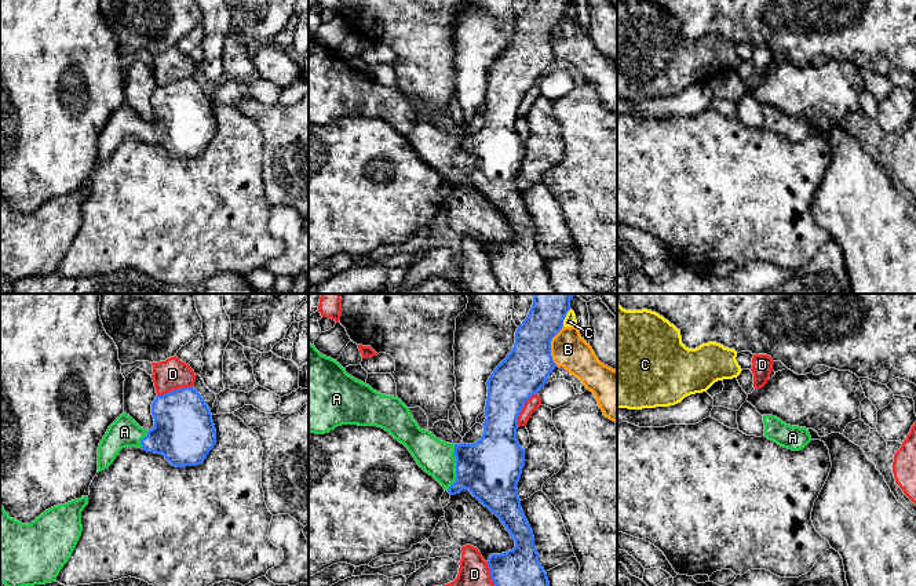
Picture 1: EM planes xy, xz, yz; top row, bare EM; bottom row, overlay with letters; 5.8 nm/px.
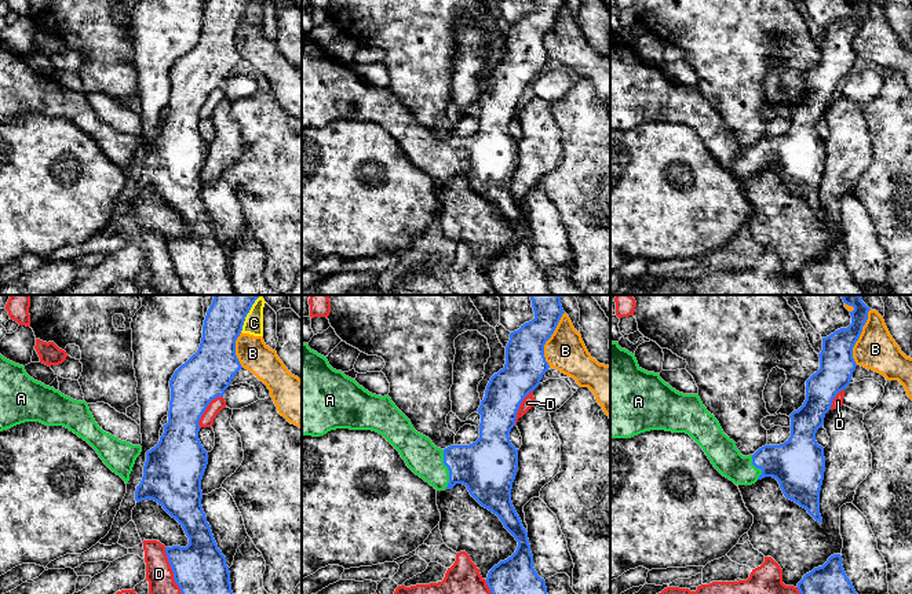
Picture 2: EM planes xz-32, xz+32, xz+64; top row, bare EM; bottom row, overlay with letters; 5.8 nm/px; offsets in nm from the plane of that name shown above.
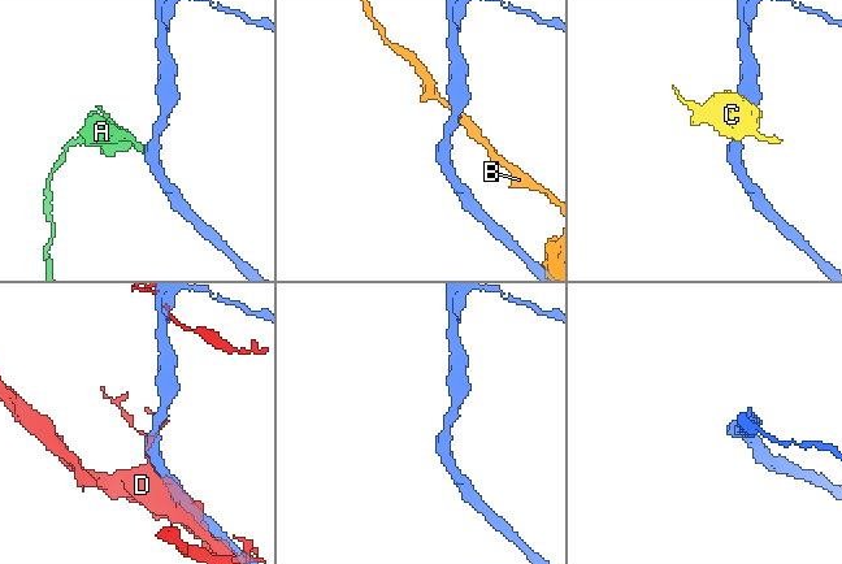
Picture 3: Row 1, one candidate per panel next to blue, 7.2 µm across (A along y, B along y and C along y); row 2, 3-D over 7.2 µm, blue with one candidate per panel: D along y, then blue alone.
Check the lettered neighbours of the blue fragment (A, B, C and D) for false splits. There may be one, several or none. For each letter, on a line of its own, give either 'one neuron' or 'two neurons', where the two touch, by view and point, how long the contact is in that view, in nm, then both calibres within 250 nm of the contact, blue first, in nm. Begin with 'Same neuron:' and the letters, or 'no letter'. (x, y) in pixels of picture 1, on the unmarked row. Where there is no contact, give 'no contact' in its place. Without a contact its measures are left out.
Same neuron: A
A: one neuron; meets blue in xz at (456, 159); contact 280 nm long; 360 nm thick on the blue side, 200 nm on the other
B: two neurons; meets blue in xz at (550, 37); contact 240 nm long; 280 nm thick on the blue side, 200 nm on the other
C: two neurons; meets blue in xz at (565, 7); contact 120 nm long; 220 nm thick on the blue side, 70 nm on the other
D: two neurons; meets blue in xz at (521, 101); contact 240 nm long; 280 nm thick on the blue side, 80 nm on the other

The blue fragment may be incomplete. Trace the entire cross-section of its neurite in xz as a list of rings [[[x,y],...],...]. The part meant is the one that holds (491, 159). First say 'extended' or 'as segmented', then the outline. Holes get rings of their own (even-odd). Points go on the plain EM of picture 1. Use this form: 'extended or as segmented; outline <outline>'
extended; outline [[[530,0],[528,8],[517,19],[515,34],[507,48],[495,59],[489,68],[488,90],[485,97],[486,110],[483,125],[474,135],[449,135],[437,130],[431,123],[419,119],[409,99],[394,87],[386,87],[373,81],[369,76],[353,69],[333,50],[321,46],[314,36],[309,34],[309,124],[325,125],[342,116],[377,117],[388,123],[395,131],[404,135],[417,156],[433,167],[450,186],[468,181],[485,199],[496,205],[511,229],[515,239],[501,245],[490,245],[488,256],[490,269],[506,294],[555,294],[547,263],[539,254],[539,244],[534,237],[533,222],[521,199],[518,188],[518,172],[525,157],[525,141],[517,131],[518,108],[525,94],[547,74],[548,66],[556,55],[551,47],[551,32],[562,21],[563,11],[570,0]]]

